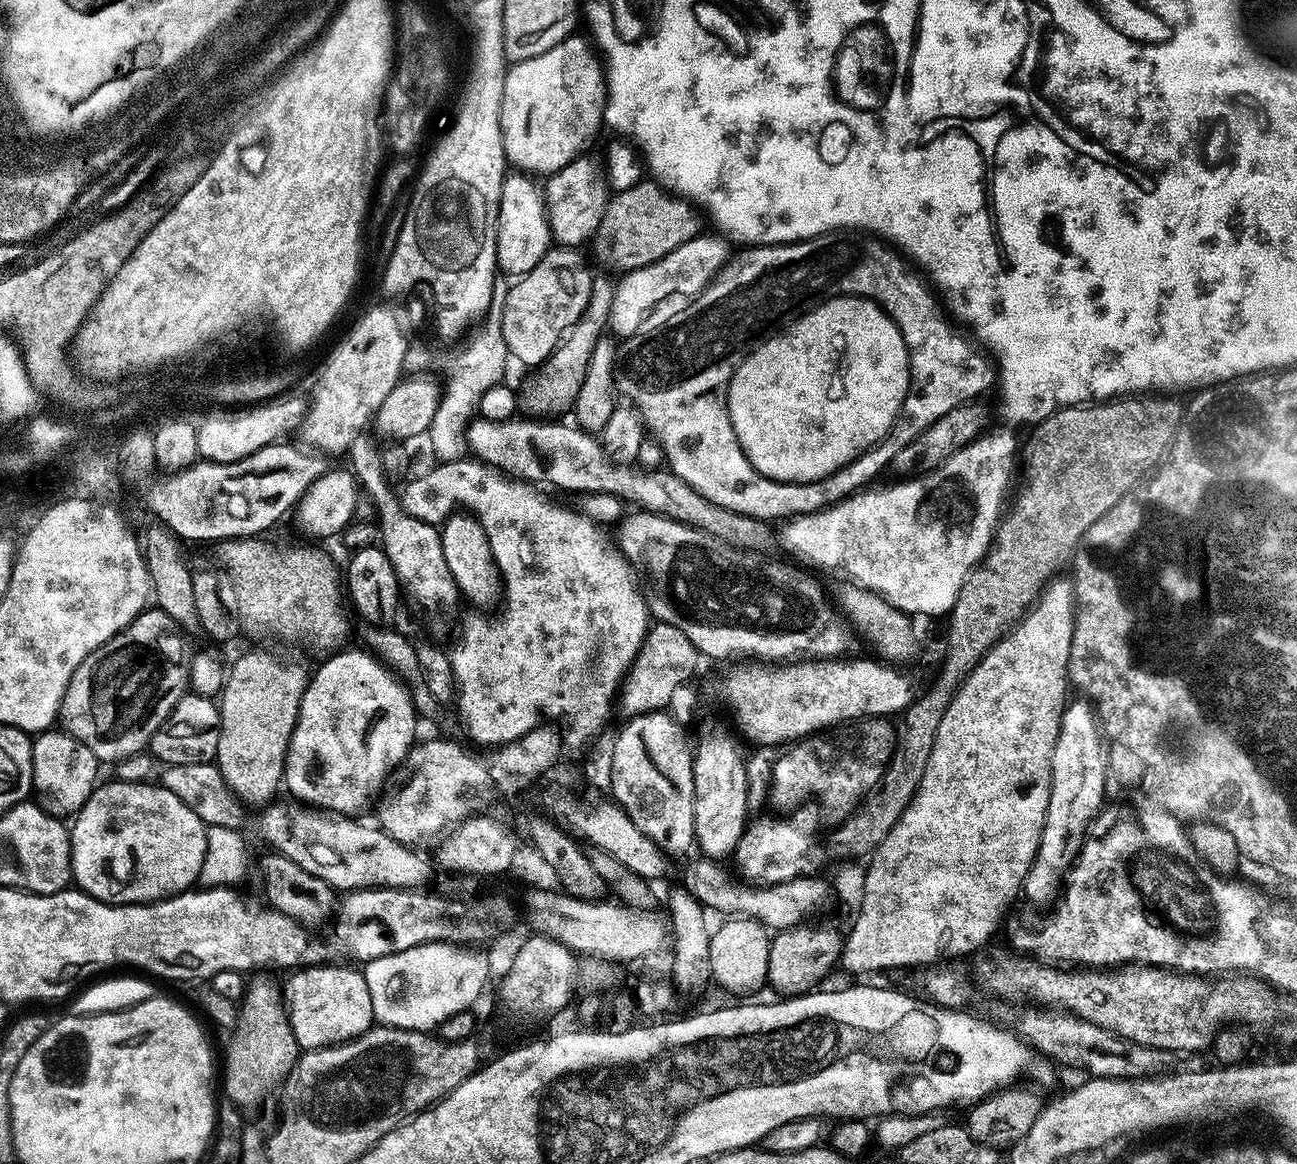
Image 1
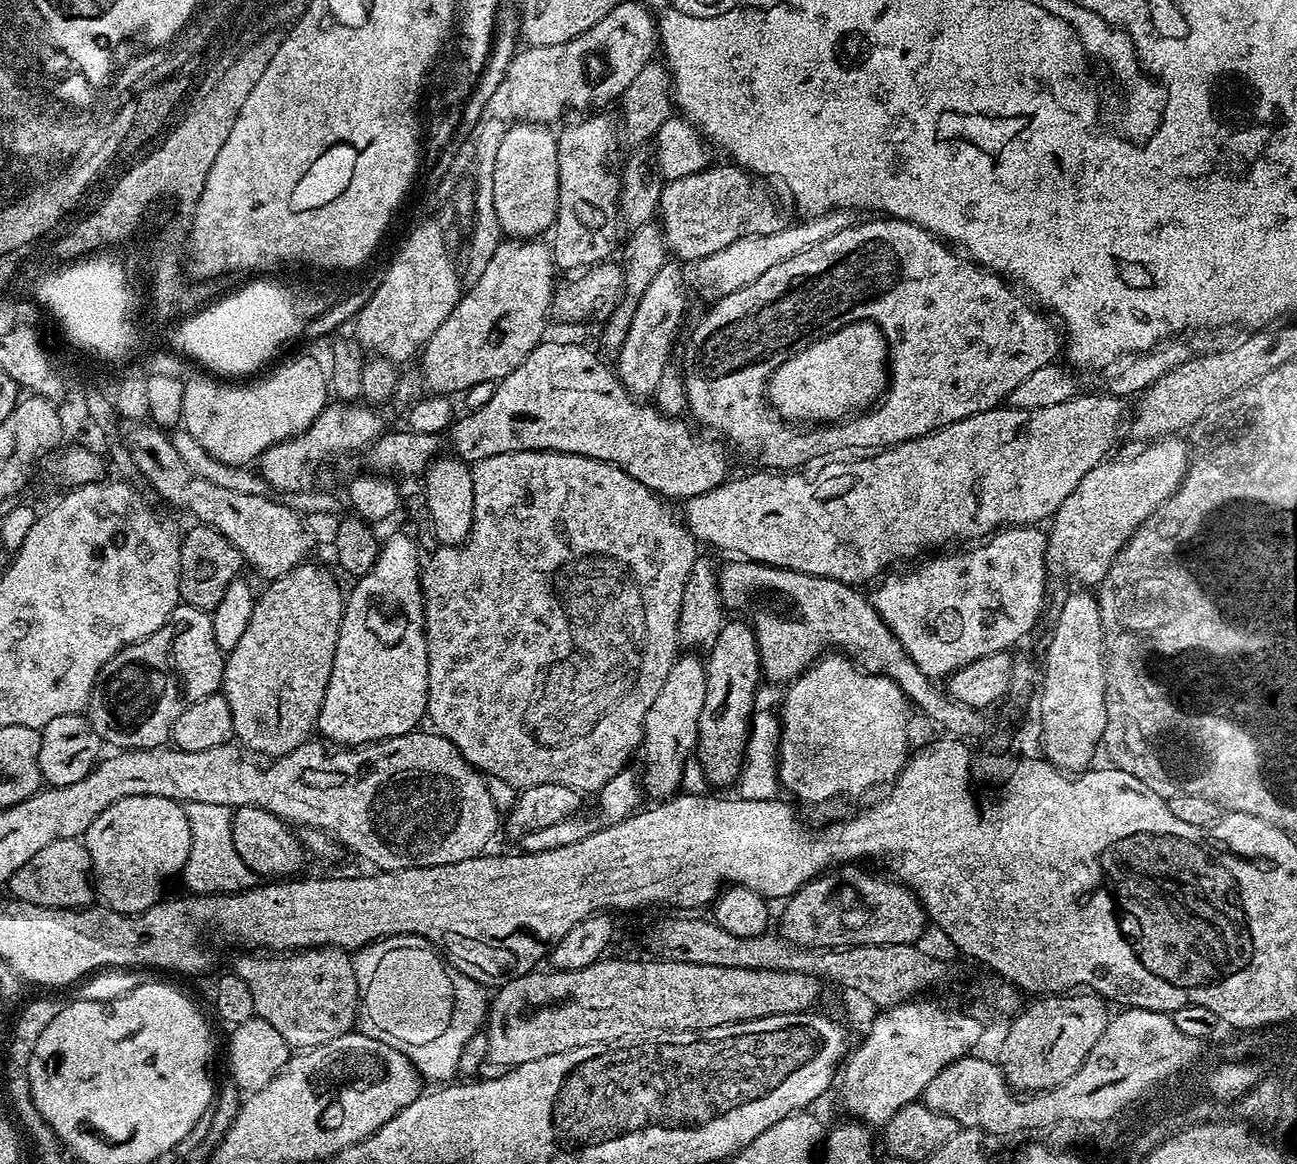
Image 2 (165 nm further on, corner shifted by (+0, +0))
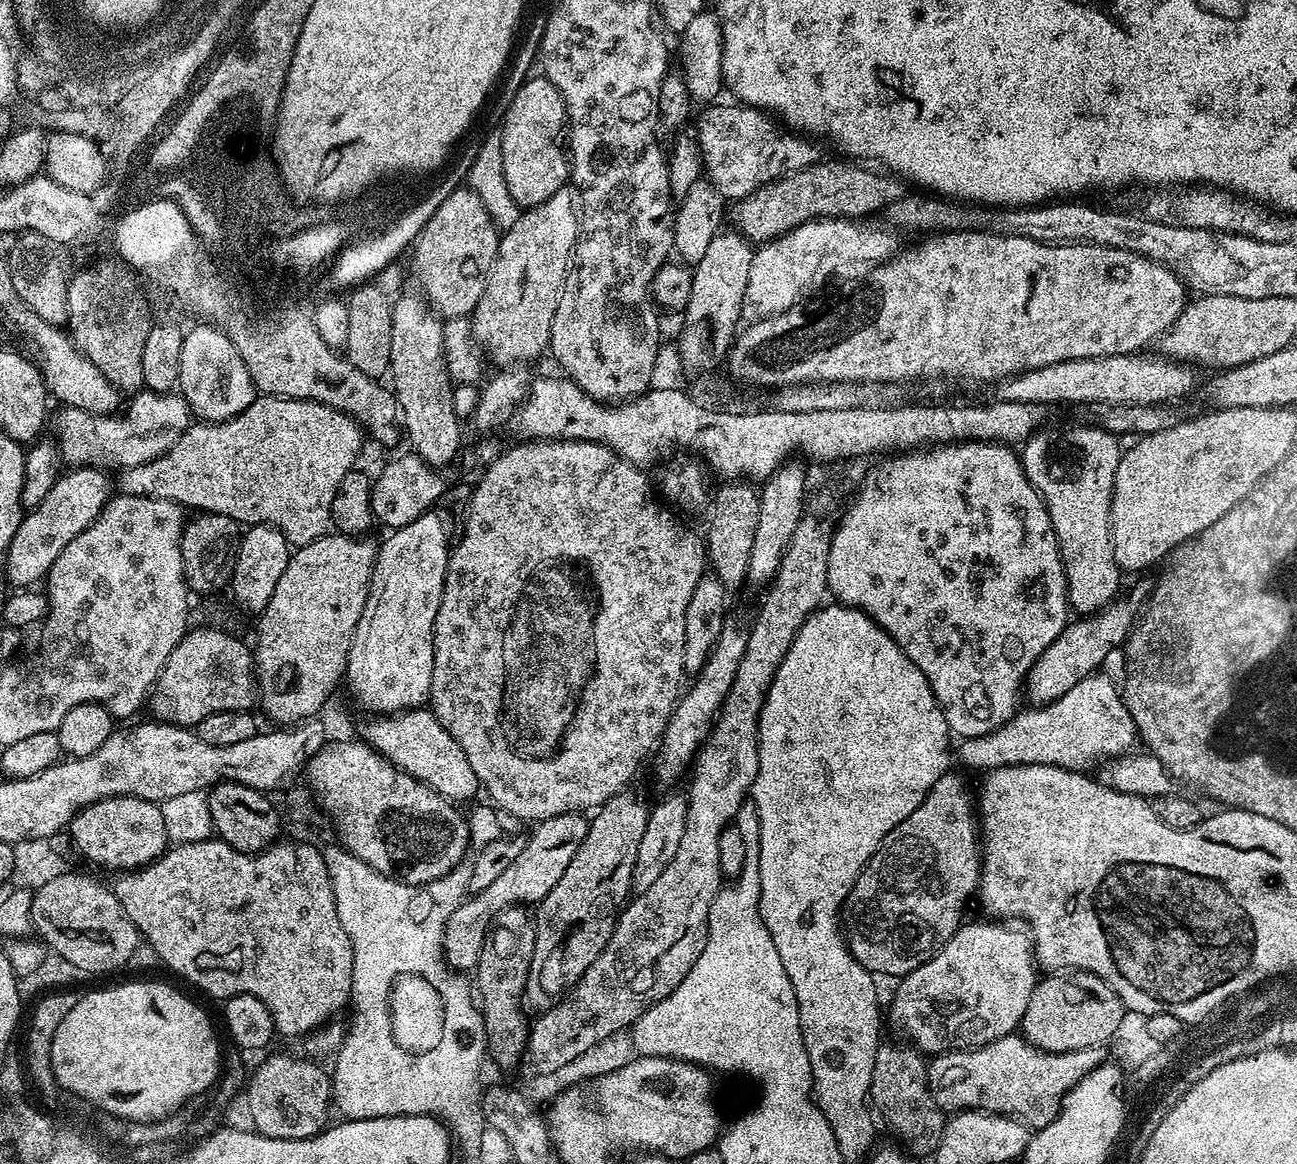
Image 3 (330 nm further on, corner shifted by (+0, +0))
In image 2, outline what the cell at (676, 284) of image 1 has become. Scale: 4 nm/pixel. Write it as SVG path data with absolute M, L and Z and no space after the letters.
M844 210L828 212L825 216L803 219L800 222L802 224L789 223L780 232L740 238L725 249L693 263L690 268L691 287L696 287L702 295L712 296L711 298L734 294L734 290L742 290L742 286L750 286L754 278L762 278L762 274L766 274L766 270L770 270L773 266L778 266L778 262L786 262L786 258L794 258L794 254L802 254L802 250L810 250L810 246L818 246L818 242L830 238L832 234L851 228L854 220L853 217L848 216L851 215Z

